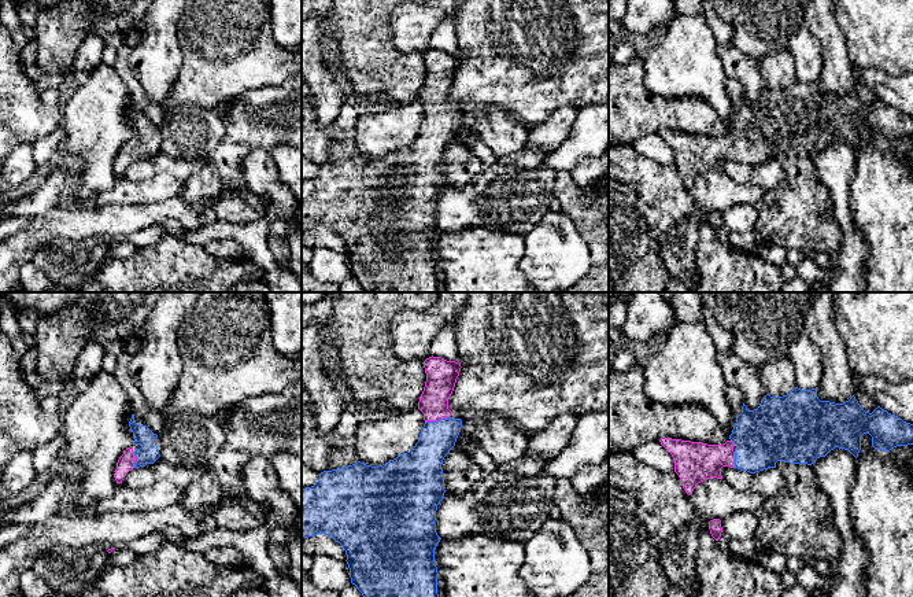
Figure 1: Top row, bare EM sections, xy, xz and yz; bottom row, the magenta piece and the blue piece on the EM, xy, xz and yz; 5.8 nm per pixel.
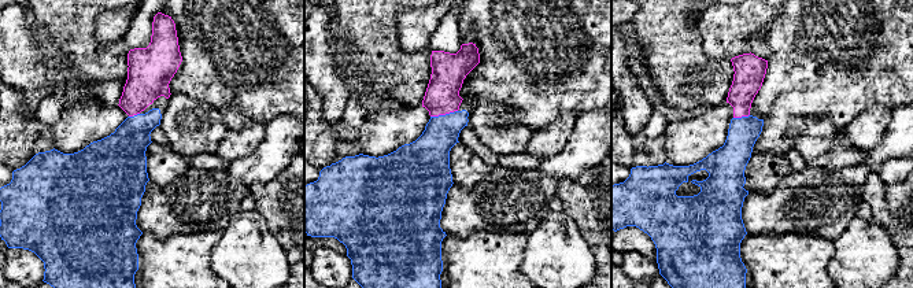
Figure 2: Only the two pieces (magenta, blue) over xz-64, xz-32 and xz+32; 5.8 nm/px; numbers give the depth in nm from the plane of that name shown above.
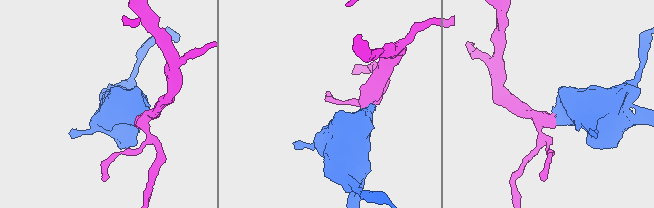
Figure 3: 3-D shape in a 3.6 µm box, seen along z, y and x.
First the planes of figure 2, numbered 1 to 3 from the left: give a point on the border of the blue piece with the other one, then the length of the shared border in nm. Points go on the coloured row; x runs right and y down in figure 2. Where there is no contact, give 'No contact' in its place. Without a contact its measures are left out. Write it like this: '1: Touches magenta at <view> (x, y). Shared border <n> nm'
1: Touches magenta at xz-64 (136, 114). Shared border 40 nm
2: Touches magenta at xz-32 (442, 114). Shared border 140 nm
3: Touches magenta at xz+32 (740, 117). Shared border 100 nm

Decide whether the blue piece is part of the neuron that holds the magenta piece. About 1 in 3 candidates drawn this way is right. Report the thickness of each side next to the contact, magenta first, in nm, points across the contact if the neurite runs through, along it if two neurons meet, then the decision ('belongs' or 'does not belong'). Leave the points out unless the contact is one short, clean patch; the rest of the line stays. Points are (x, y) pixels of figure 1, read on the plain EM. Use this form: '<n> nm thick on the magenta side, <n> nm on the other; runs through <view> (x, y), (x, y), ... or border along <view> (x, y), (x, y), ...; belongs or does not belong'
180 nm thick on the magenta side, 200 nm on the other; runs through xz (440, 70), (436, 85), (436, 113), (436, 132); belongs

